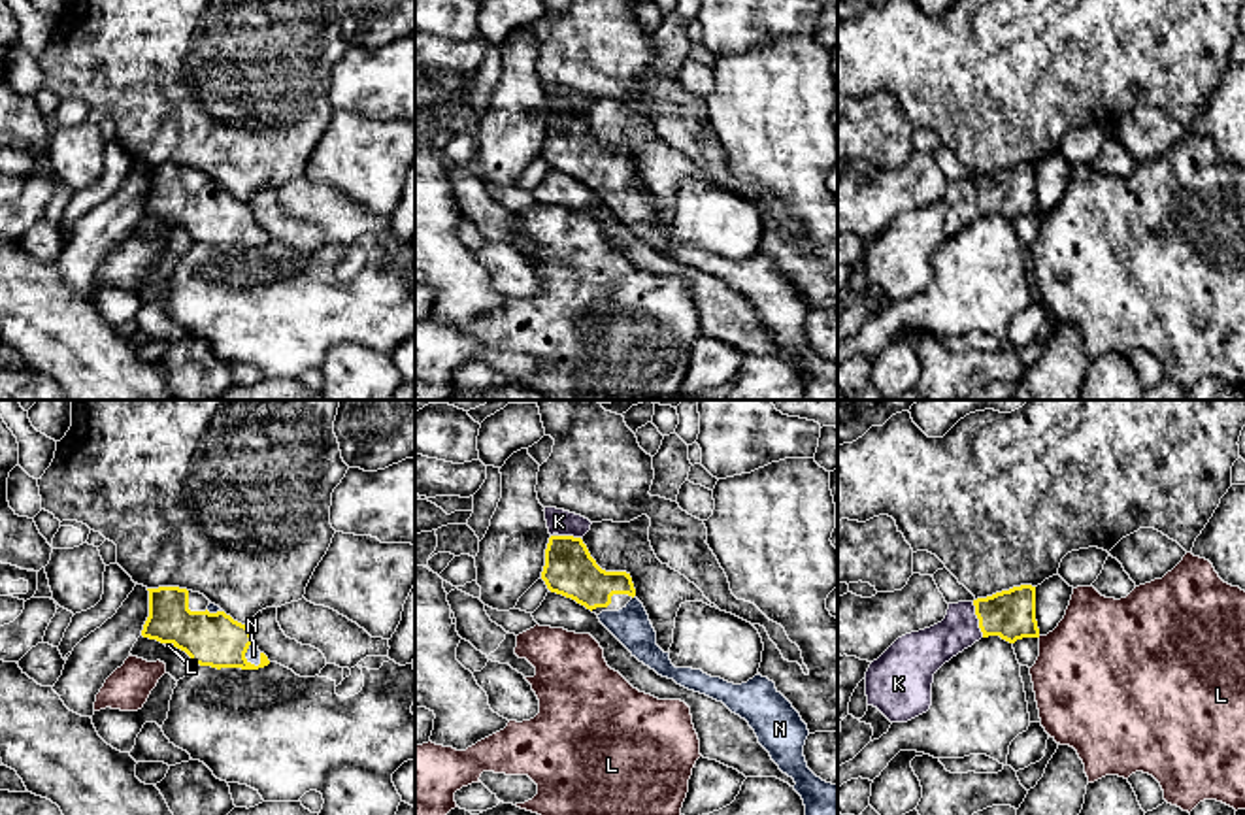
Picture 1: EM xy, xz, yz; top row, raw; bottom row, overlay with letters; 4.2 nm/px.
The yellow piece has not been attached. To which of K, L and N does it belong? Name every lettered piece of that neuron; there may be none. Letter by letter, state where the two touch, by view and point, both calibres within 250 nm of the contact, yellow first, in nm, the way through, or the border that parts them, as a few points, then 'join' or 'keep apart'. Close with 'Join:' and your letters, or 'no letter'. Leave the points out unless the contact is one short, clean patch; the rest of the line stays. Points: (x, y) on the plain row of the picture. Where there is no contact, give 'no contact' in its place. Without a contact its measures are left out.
K: contact yz (978, 195); calibres 200 and 180 nm; join
L: contact xy (170, 219); calibres 220 and 20 nm; border xy (165, 219), (174, 223); keep apart
N: contact xy (244, 232); calibres 220 and 60 nm; join
Join: K, N

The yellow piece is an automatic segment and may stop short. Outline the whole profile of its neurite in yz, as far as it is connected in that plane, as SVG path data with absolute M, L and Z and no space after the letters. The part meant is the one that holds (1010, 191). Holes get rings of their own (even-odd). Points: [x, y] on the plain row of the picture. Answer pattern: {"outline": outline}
{"outline": "M1021 162L973 179L949 181L941 200L898 215L866 249L868 283L877 285L890 300L907 300L926 291L932 283L934 251L953 234L988 213L1000 213L1009 221L1039 215L1036 164Z"}

